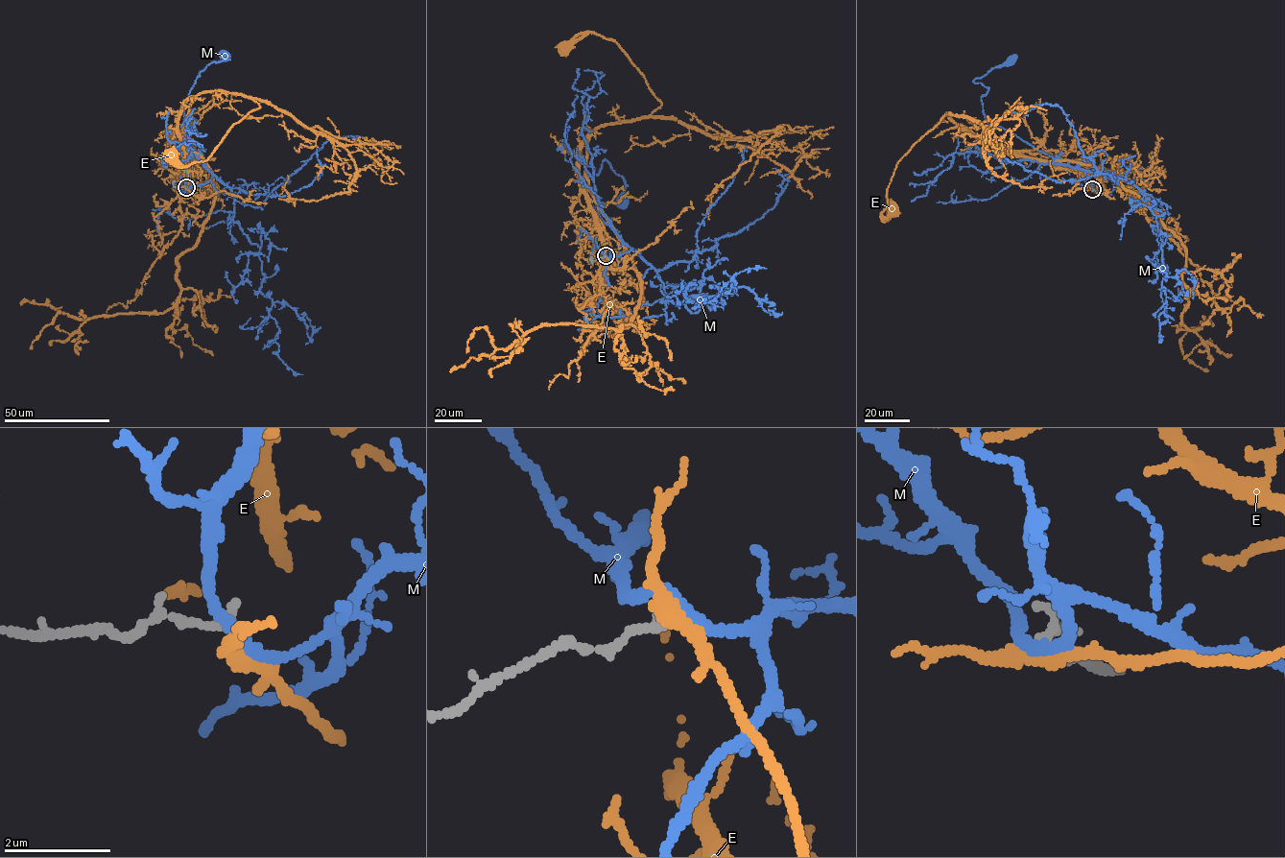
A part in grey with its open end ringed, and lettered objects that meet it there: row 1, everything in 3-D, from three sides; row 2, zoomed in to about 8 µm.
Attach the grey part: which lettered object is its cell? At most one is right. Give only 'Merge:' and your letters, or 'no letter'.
Merge: no letter

